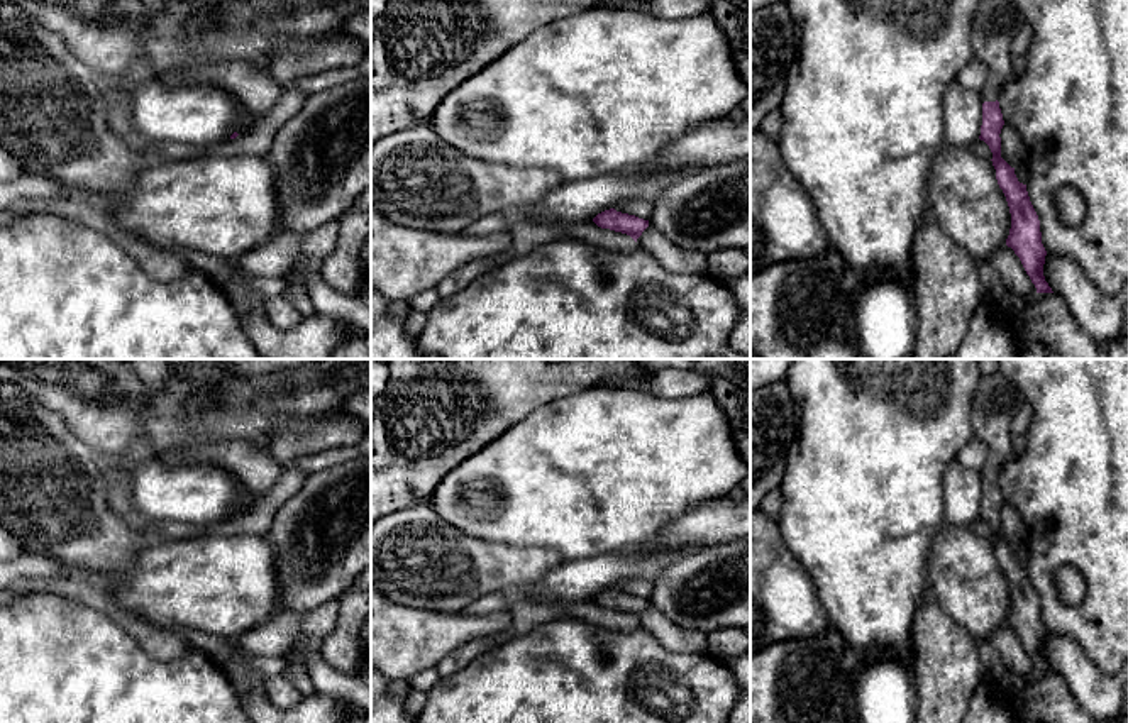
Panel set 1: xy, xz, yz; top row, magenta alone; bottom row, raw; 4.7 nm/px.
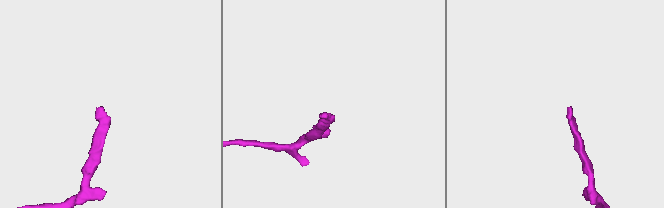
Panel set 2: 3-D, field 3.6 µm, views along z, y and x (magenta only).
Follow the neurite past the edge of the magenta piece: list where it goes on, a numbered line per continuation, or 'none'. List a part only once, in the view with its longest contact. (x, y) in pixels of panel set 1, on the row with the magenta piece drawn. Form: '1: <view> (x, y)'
1: yz (996, 22)

